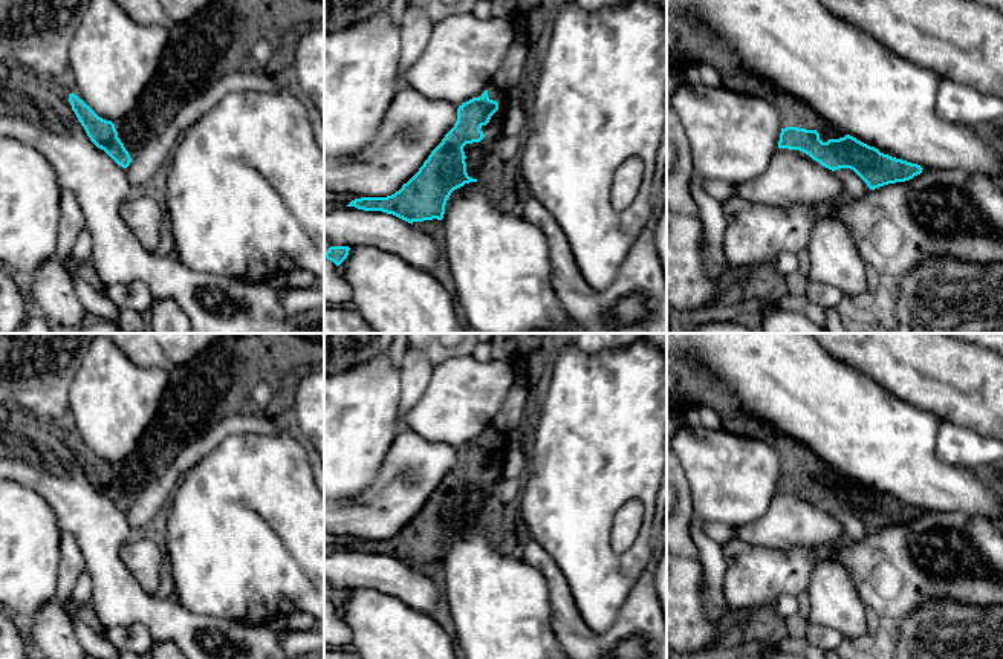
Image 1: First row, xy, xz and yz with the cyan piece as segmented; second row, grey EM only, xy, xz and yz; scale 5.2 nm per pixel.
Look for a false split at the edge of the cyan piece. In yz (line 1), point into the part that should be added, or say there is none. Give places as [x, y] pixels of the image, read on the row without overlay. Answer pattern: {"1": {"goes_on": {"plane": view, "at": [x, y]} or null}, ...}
{"1": {"goes_on": {"plane": "yz", "at": [694, 386]}}}

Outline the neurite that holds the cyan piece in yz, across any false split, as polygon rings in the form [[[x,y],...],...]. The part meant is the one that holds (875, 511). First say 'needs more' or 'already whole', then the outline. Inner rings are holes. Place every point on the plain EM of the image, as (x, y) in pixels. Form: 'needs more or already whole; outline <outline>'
needs more; outline [[[667,355],[667,368],[676,378],[676,387],[667,390],[667,408],[680,413],[693,405],[709,407],[719,414],[725,431],[772,446],[781,466],[778,491],[800,492],[832,514],[850,511],[870,532],[922,515],[920,508],[884,497],[846,477],[809,446],[746,413],[735,396],[703,367]]]

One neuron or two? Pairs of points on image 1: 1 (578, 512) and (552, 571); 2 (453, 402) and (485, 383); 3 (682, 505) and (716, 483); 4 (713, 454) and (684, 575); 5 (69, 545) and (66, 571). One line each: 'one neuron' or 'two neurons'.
1: two neurons
2: one neuron
3: two neurons
4: two neurons
5: one neuron

